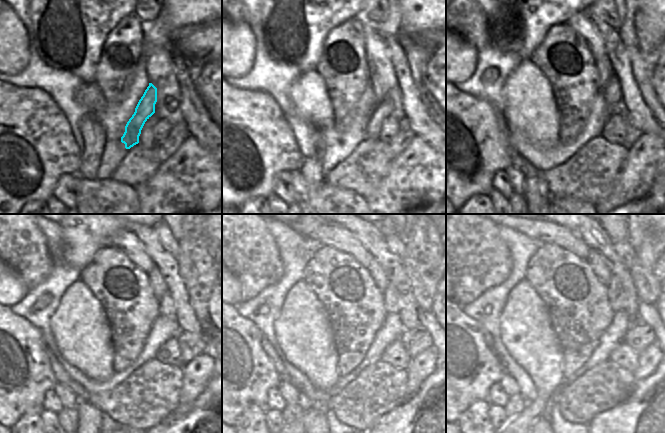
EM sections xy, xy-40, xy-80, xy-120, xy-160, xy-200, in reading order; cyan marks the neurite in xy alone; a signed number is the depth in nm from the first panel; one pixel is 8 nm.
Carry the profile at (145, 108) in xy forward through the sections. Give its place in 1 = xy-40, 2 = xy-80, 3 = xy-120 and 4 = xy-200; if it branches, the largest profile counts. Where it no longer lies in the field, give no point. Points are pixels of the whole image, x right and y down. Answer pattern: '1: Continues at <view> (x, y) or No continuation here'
1: Continues at xy-40 (383, 78)
2: Continues at xy-80 (604, 66)
3: Continues at xy-120 (159, 287)
4: Continues at xy-200 (595, 260).

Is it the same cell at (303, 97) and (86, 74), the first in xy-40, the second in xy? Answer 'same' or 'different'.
different

